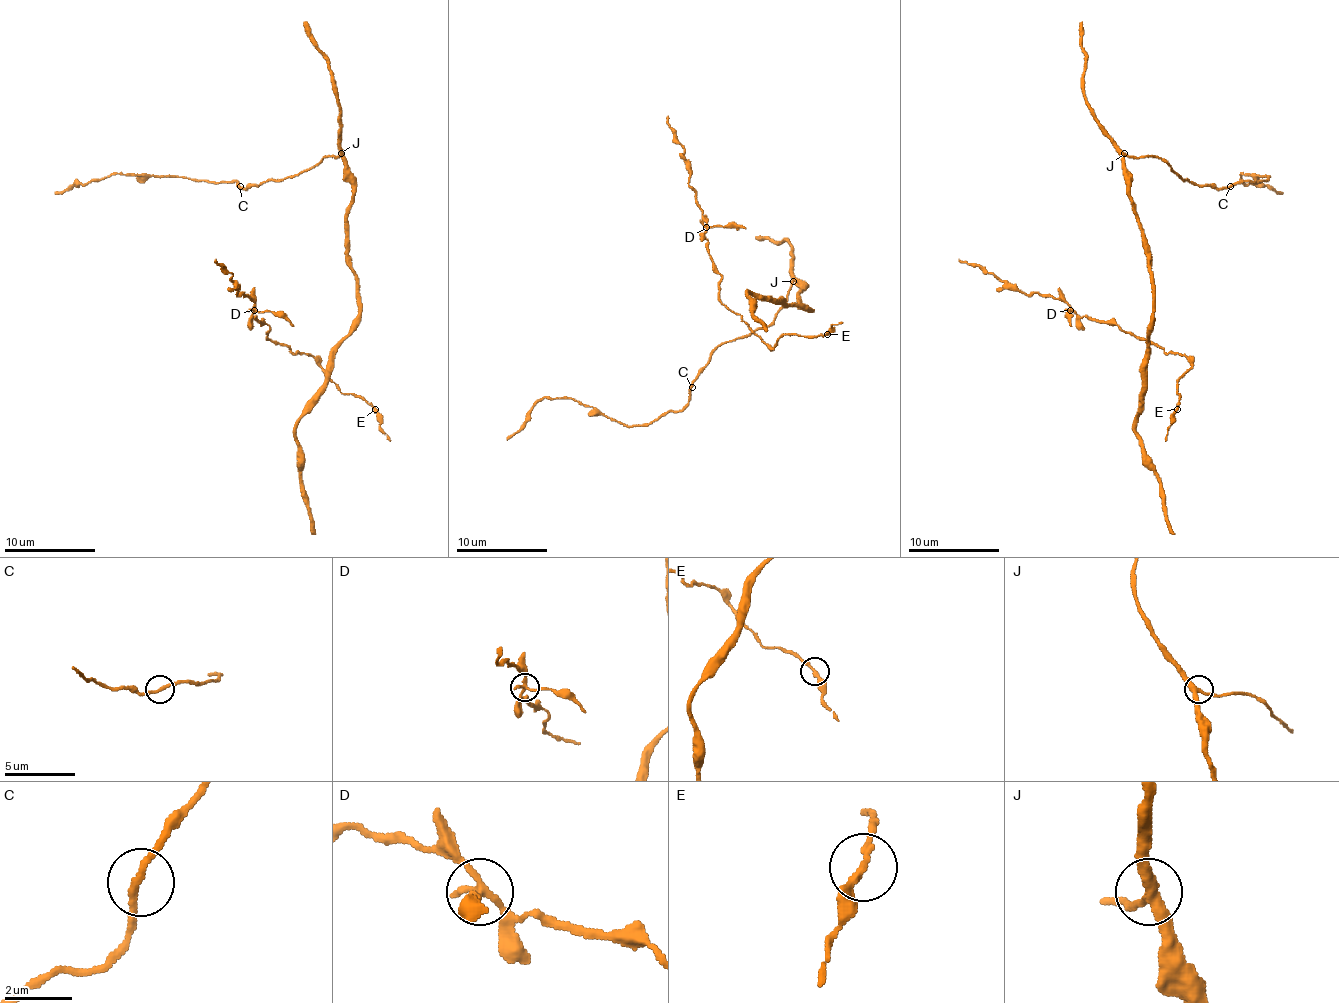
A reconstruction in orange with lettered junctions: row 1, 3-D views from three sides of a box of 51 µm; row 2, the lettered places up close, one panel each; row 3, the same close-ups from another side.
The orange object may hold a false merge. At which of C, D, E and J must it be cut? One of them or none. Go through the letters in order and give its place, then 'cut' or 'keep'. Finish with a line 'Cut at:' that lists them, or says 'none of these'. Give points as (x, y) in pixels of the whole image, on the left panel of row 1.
C: (240, 186) | keep
D: (254, 310) | cut
E: (375, 409) | keep
J: (341, 153) | keep
Cut at: D

